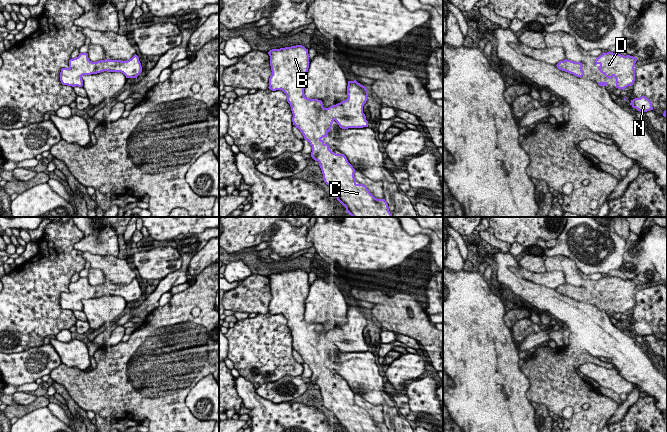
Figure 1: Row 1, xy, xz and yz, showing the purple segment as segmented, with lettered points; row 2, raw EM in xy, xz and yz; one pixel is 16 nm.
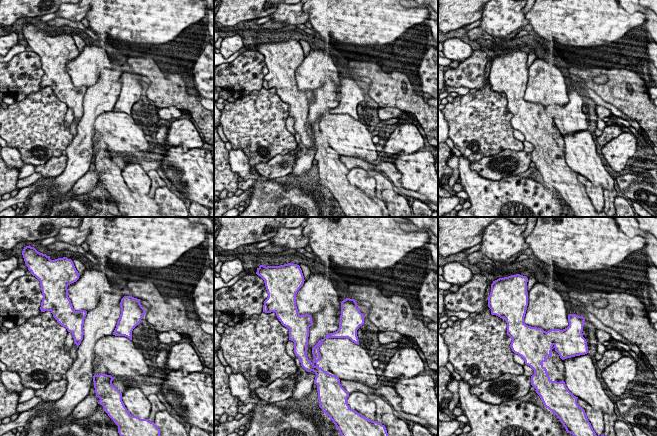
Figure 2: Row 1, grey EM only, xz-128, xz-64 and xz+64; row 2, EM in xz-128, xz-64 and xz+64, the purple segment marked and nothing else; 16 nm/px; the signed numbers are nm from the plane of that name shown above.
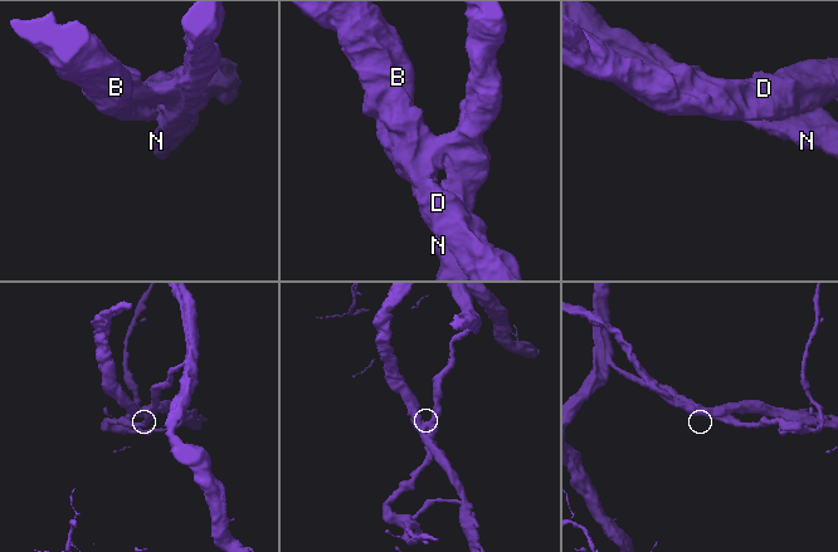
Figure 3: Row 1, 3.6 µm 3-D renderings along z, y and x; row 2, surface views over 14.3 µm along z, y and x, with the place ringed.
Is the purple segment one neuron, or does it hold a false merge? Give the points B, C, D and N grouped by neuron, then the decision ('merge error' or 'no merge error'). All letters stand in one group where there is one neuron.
B C D / N; merge error

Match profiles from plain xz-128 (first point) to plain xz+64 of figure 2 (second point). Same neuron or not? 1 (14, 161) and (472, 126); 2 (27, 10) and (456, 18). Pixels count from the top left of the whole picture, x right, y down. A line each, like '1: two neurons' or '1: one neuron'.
1: two neurons
2: one neuron

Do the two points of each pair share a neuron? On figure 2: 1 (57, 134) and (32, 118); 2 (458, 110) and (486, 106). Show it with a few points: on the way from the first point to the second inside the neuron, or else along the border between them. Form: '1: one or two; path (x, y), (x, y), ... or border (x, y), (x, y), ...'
1: one; path (51, 134), (48, 134), (38, 124)
2: one; path (465, 110), (479, 110)

